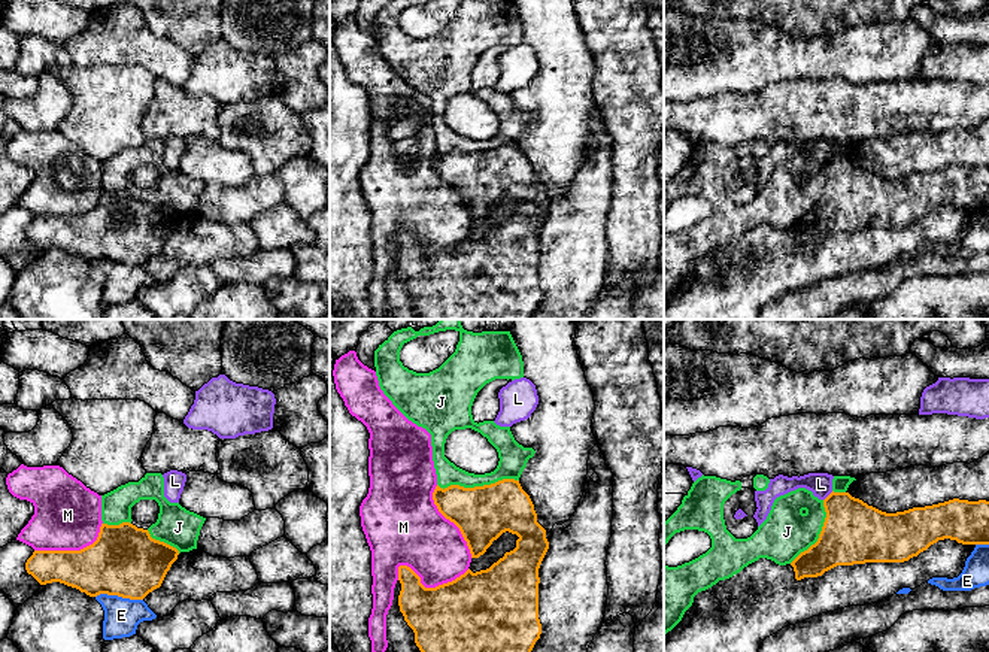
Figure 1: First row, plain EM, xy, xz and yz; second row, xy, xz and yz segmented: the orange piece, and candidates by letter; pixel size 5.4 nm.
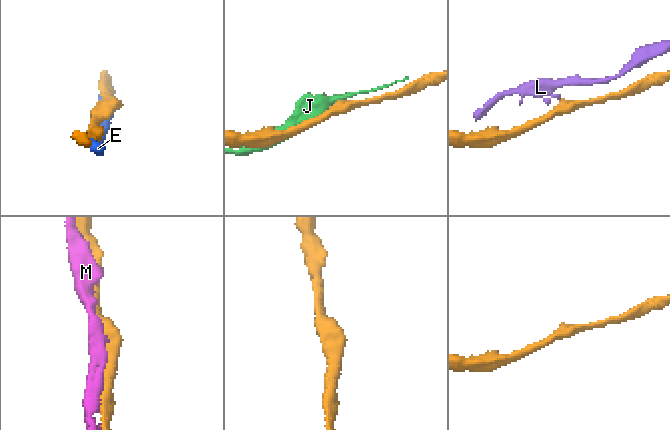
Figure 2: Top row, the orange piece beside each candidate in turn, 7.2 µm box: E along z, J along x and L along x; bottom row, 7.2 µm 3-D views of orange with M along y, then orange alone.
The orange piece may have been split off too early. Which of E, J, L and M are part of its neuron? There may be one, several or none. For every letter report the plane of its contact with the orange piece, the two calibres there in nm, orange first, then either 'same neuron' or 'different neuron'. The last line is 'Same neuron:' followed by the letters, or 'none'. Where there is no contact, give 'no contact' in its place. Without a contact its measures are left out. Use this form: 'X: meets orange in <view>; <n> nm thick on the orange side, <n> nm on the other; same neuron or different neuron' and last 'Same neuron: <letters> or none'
E: meets orange in xy; 380 nm thick on the orange side, 190 nm on the other; different neuron
J: meets orange in xz; 300 nm thick on the orange side, 160 nm on the other; different neuron
L: meets orange in yz; 340 nm thick on the orange side, 130 nm on the other; different neuron
M: meets orange in xz; 440 nm thick on the orange side, 340 nm on the other; different neuron
Same neuron: none

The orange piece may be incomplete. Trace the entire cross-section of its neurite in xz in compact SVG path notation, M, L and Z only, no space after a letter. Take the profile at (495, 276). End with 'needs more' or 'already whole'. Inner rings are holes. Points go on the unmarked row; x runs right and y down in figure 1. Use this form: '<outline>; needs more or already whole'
M503 145L474 154L450 151L443 155L437 151L433 166L439 178L459 194L471 224L483 221L506 197L519 204L516 213L489 234L476 239L468 234L455 246L436 254L425 254L410 233L398 233L398 272L415 298L416 312L422 319L531 319L541 300L539 234L549 207L546 195L537 188L530 161L519 146Z; already whole

